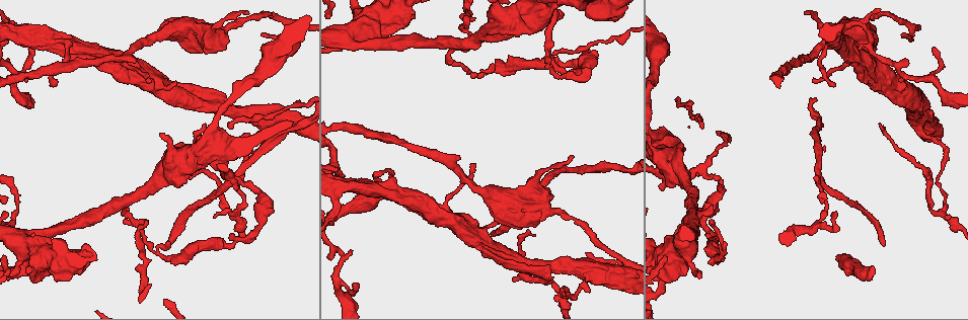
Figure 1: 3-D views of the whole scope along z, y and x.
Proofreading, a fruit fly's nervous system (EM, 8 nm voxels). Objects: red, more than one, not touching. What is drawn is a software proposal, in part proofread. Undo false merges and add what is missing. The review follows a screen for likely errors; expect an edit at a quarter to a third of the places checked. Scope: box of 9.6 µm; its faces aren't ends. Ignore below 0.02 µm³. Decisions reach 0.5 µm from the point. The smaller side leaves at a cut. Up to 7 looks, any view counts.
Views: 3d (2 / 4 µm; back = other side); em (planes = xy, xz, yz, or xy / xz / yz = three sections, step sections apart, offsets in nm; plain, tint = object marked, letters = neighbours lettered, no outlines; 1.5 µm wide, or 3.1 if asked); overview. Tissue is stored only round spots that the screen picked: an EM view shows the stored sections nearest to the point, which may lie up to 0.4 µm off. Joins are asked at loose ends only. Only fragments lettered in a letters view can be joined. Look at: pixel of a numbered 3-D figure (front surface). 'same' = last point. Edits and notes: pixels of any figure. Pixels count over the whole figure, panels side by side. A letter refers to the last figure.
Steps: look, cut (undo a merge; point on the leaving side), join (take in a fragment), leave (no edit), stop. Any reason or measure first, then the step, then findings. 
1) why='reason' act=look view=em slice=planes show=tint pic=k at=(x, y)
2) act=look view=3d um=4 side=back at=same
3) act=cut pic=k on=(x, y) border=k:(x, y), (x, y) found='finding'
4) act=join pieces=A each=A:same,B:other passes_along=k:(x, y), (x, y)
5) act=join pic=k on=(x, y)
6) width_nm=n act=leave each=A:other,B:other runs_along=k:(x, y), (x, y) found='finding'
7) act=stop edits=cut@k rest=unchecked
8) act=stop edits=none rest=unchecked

act=look view=3d um=4 pic=1 at=(493, 235)

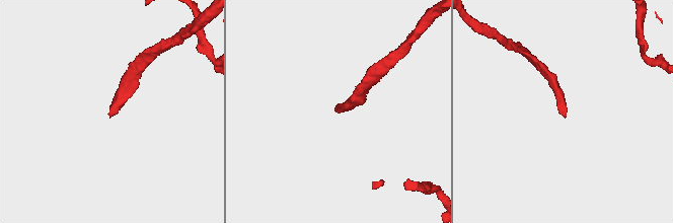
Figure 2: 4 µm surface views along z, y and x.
act=look view=em slice=planes show=tint pic=2 at=(565, 117)

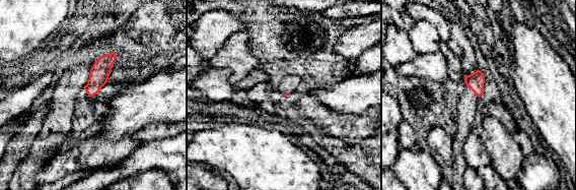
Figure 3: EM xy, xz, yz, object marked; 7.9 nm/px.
why='what lies round it' act=look view=em slice=planes show=letters at=same

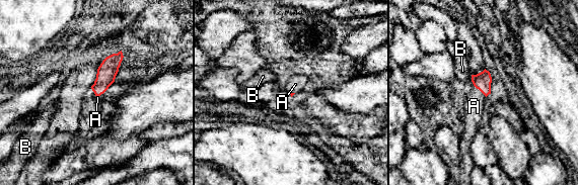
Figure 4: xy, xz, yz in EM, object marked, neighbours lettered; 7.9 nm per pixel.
act=join pieces=A each=A:same,B:other passes_along=4:(482, 81), (480, 90), (474, 106) found='the neuron continues'

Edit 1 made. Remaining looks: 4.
why='redraw' act=look view=overview

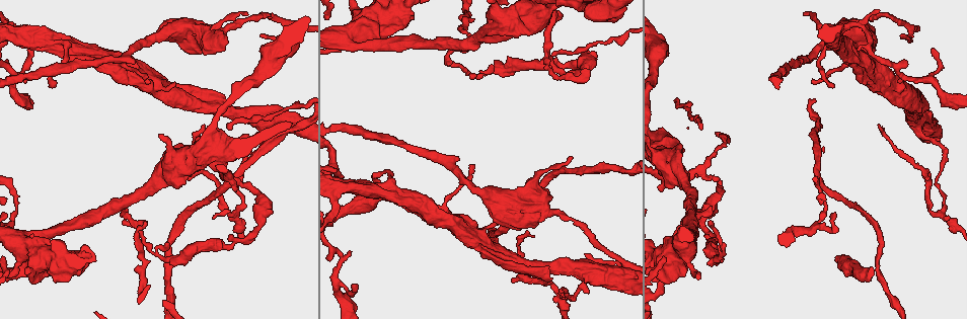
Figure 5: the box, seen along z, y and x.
act=look view=3d um=2 pic=5 at=(239, 210)

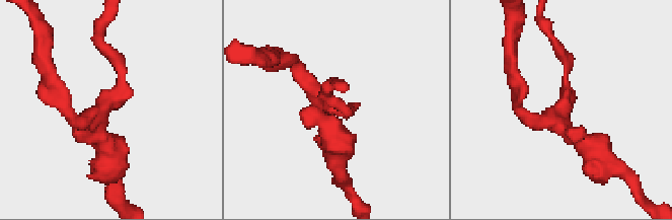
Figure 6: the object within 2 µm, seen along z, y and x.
arms=3 act=look view=em slice=xy step=4 show=tint pic=6 at=(561, 111)

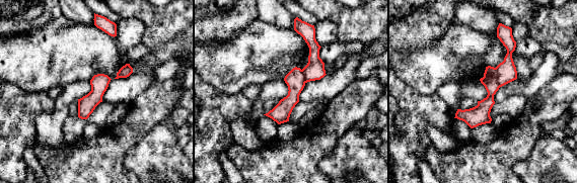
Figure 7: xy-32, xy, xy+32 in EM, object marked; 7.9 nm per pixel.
act=look view=em slice=xz step=8 show=letters at=same

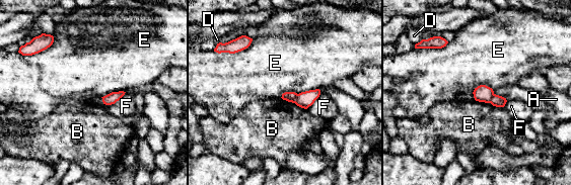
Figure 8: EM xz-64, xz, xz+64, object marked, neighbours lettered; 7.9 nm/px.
longest_contact=E:320nm act=cut pic=8 on=(288, 96) each=A:other,B:other,D:other,E:other,F:other border=8:(297, 94), (293, 102) found='two neurons meet here'

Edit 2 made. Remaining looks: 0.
act=stop edits=join@4,cut@8 rest=unchecked

